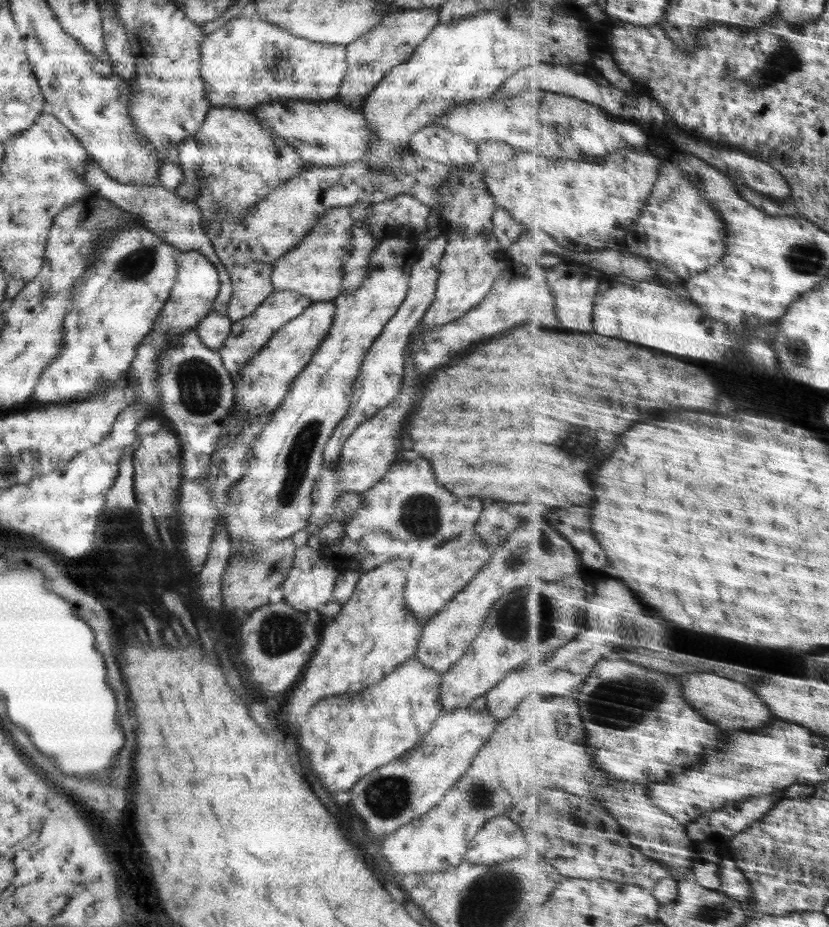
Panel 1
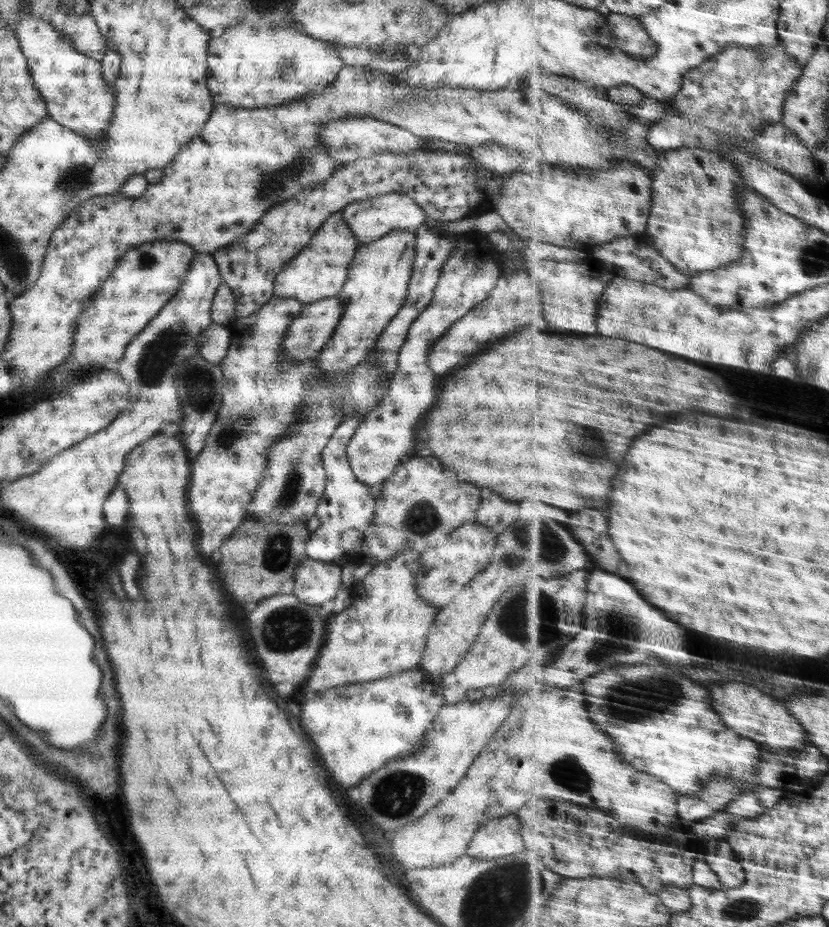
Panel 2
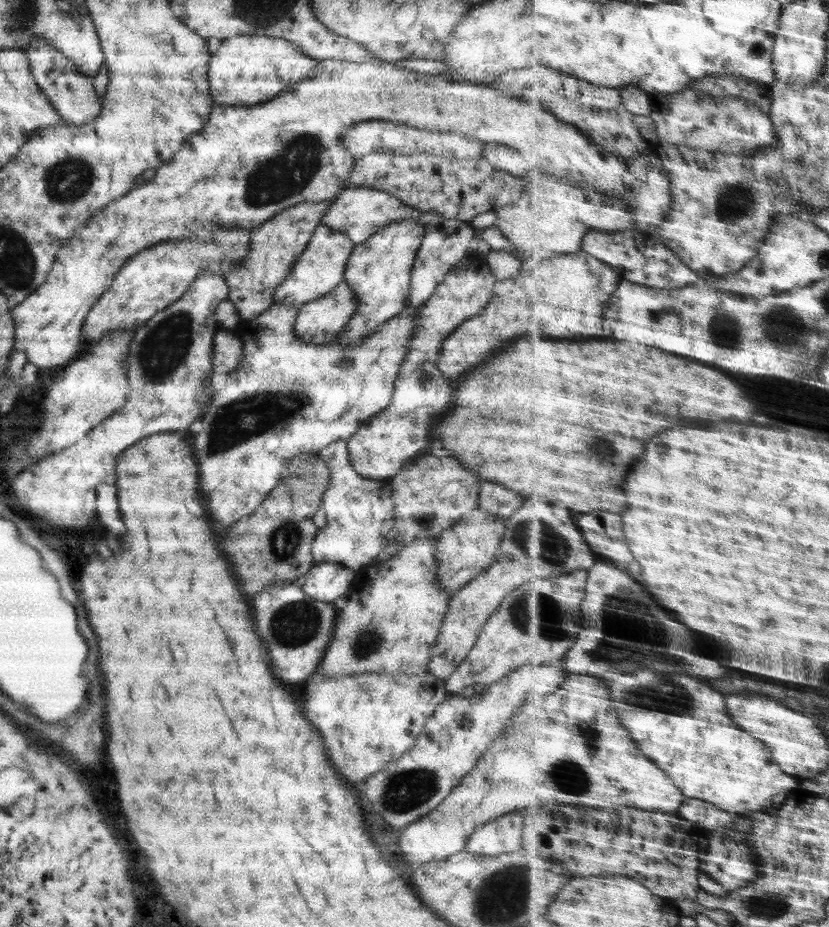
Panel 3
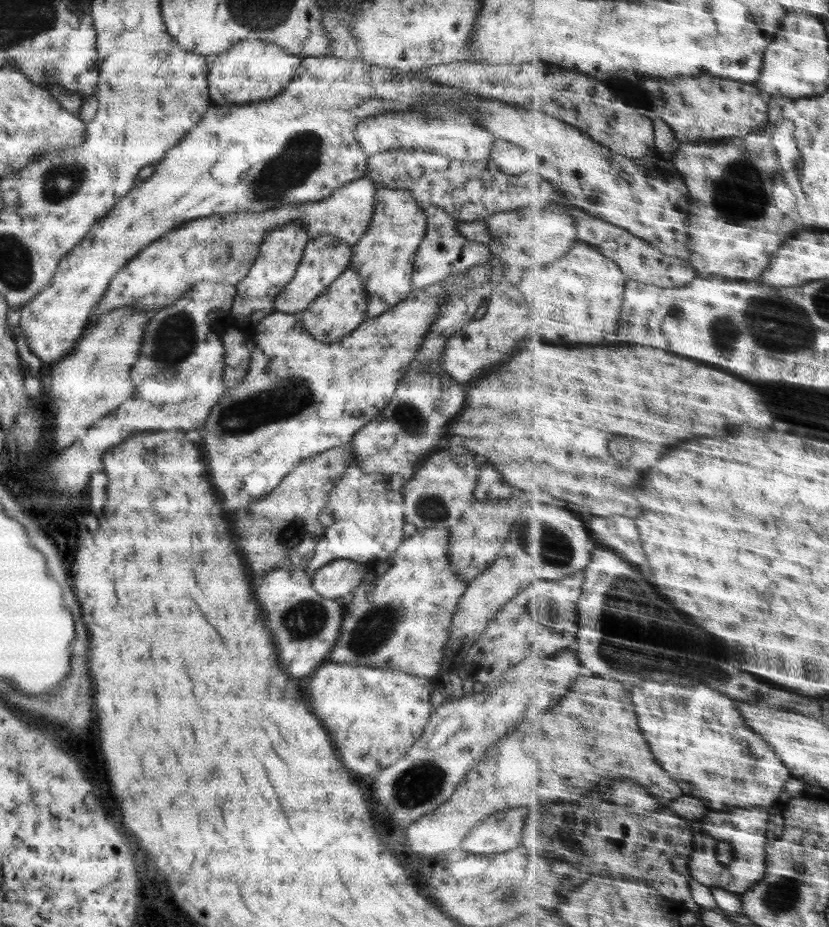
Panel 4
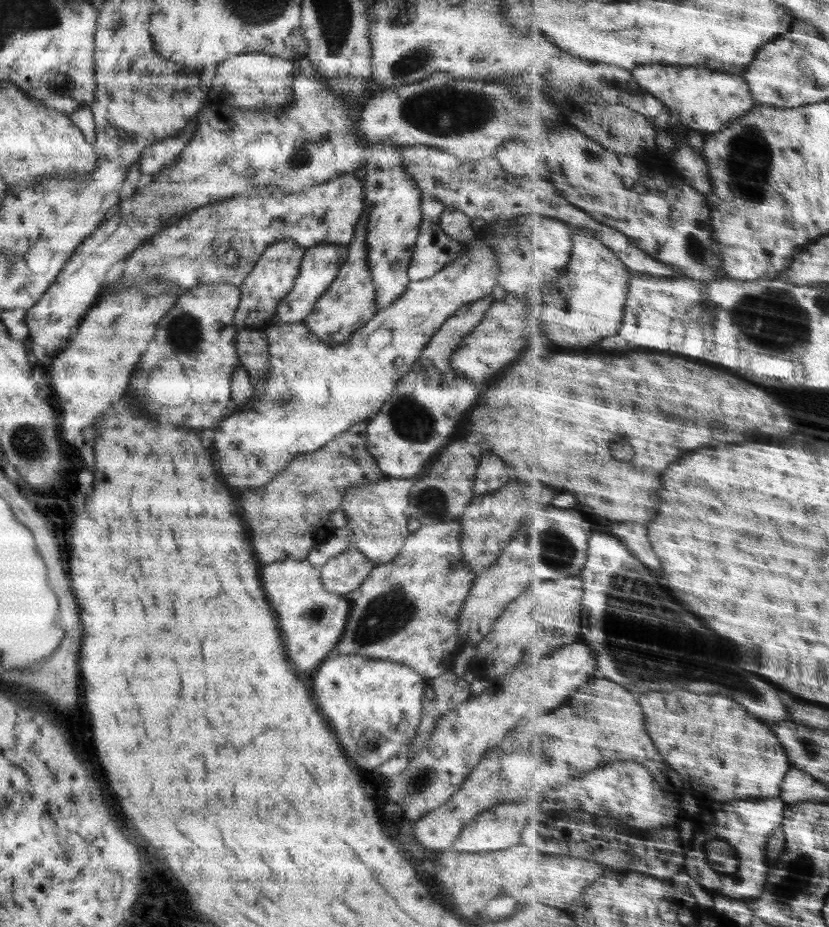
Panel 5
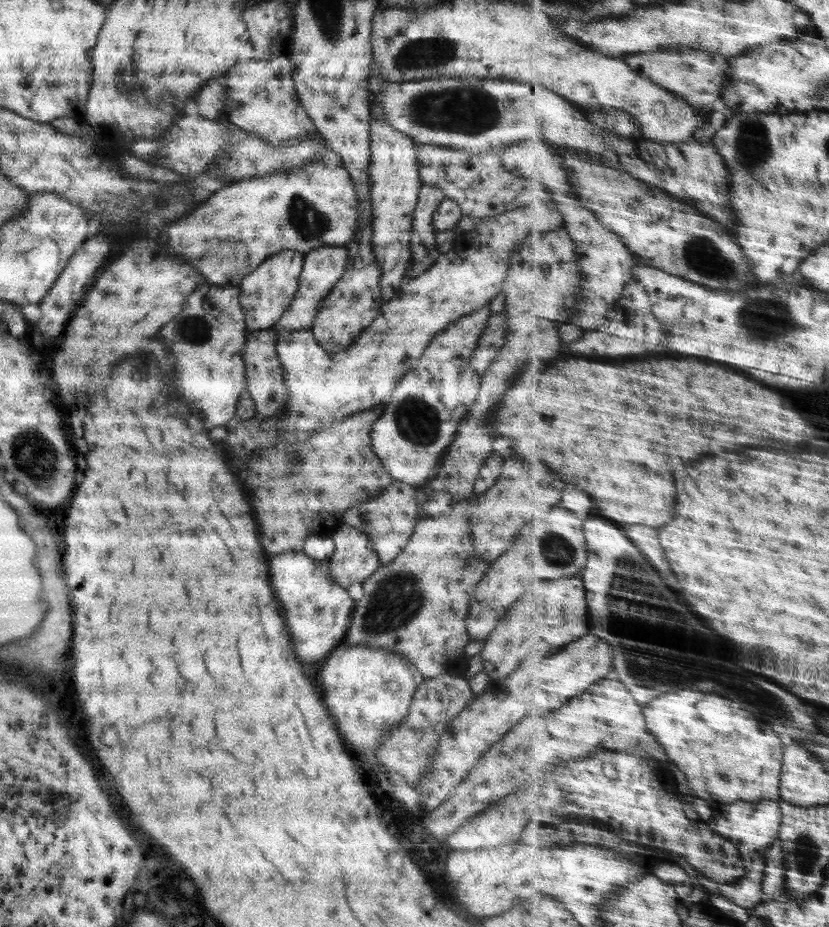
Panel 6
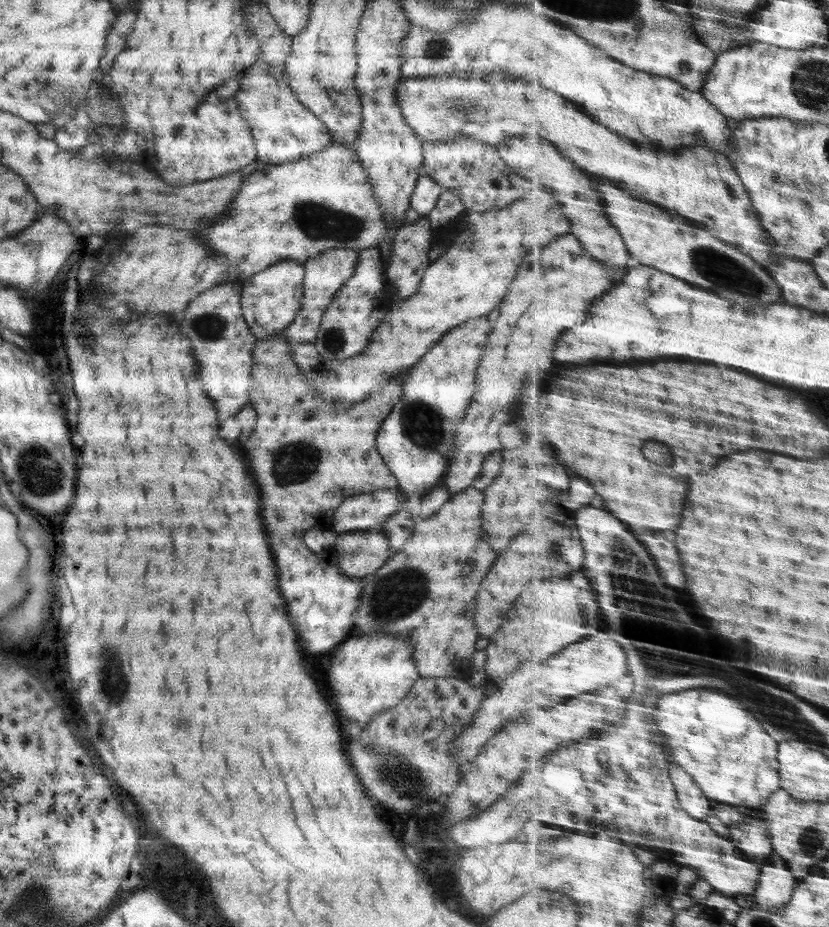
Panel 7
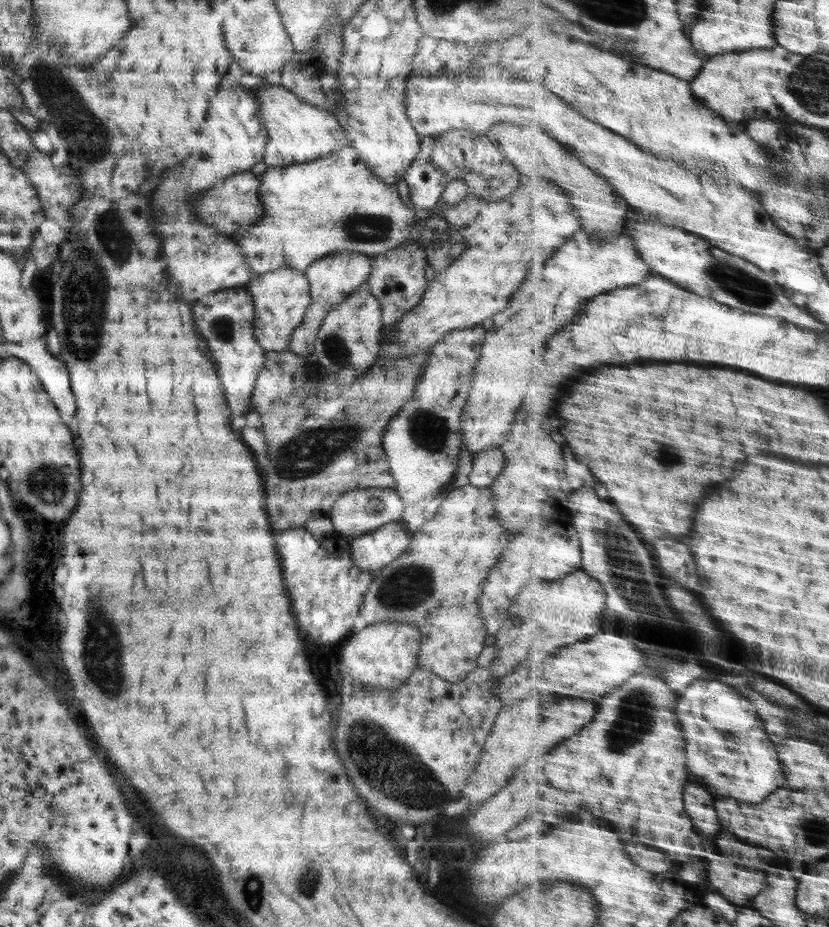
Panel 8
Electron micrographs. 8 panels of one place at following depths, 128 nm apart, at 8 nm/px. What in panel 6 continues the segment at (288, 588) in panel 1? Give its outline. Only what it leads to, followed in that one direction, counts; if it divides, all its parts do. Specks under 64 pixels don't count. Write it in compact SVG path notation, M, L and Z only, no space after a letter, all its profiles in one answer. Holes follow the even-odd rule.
M340 522L327 540L334 547L328 558L330 579L345 590L353 582L362 583L380 565L365 532Z

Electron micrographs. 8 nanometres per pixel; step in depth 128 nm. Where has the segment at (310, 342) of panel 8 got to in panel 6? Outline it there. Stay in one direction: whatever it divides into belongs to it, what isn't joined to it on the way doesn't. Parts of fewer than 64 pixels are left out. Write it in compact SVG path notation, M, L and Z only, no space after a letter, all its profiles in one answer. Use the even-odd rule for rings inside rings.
M322 246L304 254L302 269L298 278L297 289L287 311L272 326L276 333L308 330L313 324L319 303L333 289L335 282L343 276L347 268L347 252L345 246Z

